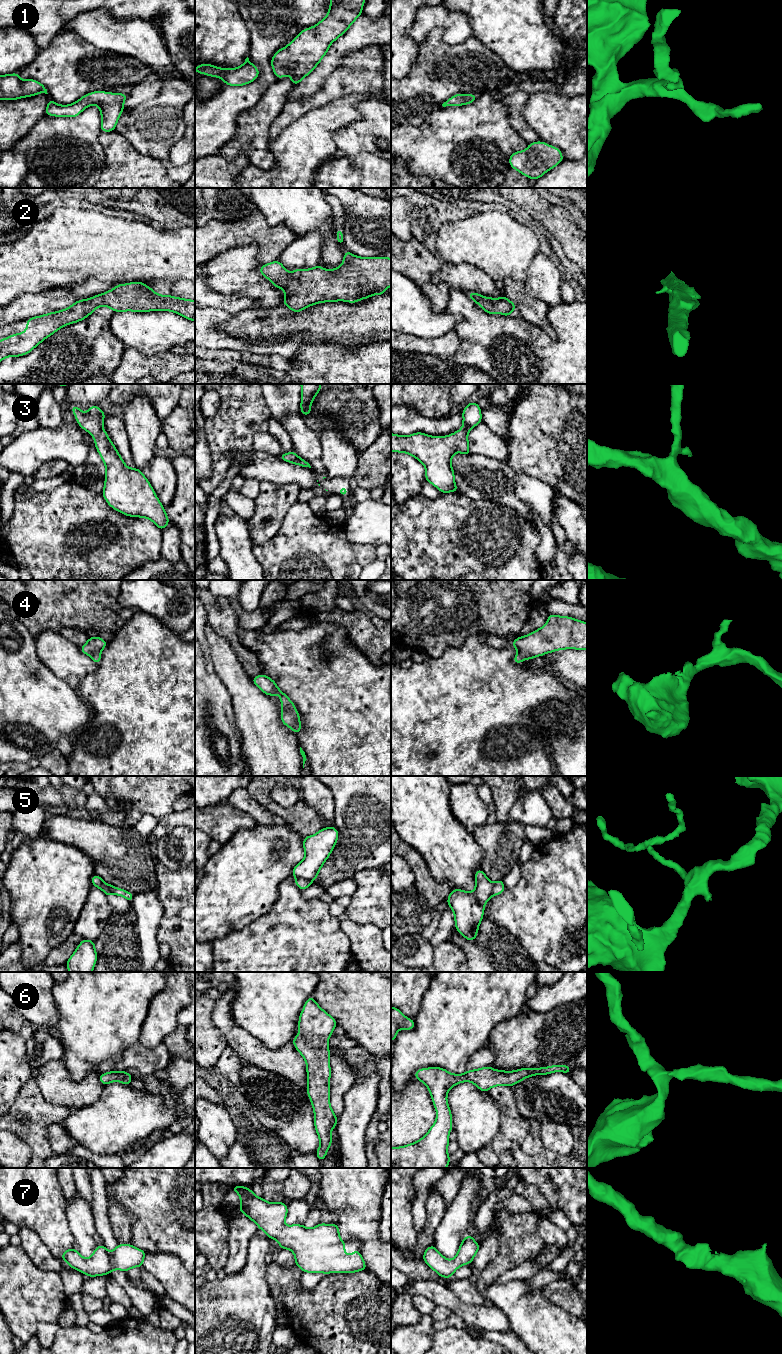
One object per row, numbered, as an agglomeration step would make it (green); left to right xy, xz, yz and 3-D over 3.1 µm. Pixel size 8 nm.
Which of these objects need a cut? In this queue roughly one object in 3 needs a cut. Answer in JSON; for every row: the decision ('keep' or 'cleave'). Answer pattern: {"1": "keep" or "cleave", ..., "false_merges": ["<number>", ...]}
{"1": "keep", "2": "keep", "3": "keep", "4": "keep", "5": "cleave", "6": "keep", "7": "keep", "false_merges": ["5"]}

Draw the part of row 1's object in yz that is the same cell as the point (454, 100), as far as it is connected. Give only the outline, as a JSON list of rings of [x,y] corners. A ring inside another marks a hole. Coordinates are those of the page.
[[[456,94],[444,102],[442,106],[461,106],[471,104],[476,100],[477,97],[478,96],[475,94]]]

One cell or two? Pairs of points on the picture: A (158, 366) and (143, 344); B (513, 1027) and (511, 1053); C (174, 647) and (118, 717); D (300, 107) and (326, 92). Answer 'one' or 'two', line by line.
A: two
B: one
C: one
D: one

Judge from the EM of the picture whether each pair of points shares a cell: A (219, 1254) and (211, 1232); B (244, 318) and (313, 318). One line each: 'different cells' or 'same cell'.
A: same cell
B: same cell

